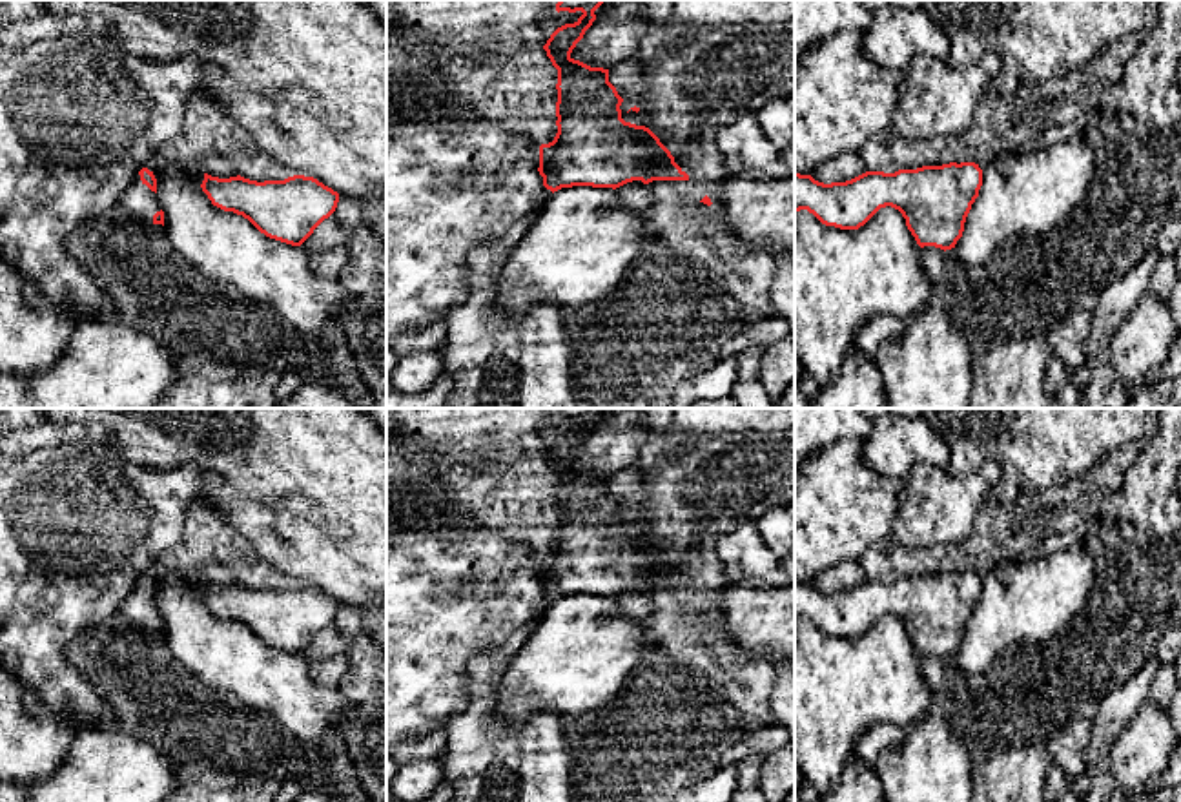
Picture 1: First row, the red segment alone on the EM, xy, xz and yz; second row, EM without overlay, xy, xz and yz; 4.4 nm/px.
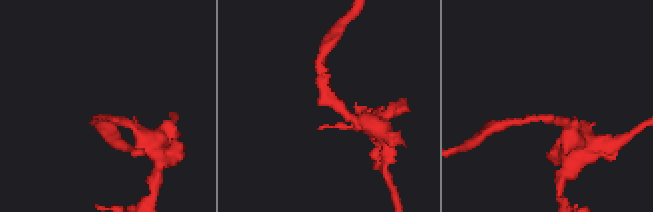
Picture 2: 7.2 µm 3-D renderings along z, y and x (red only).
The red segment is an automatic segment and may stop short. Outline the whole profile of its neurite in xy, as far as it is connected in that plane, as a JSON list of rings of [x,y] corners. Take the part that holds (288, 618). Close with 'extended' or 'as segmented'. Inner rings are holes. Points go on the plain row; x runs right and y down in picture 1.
[[[204,581],[200,596],[213,614],[242,623],[266,645],[292,654],[301,654],[339,611],[337,600],[304,583],[257,591]]]; as segmented

